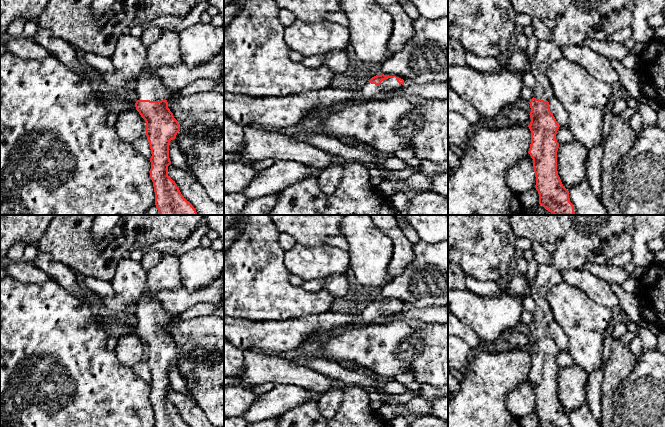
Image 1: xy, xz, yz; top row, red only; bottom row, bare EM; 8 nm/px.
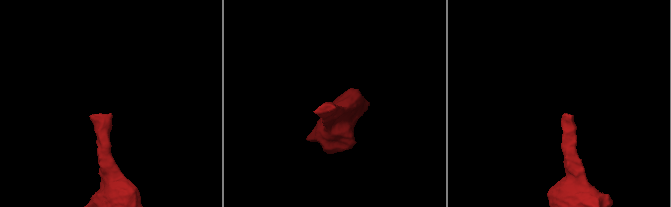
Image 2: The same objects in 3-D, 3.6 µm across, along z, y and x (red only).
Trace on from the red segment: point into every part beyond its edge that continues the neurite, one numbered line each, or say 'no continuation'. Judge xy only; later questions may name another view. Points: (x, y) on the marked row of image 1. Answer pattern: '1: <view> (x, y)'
1: xy (165, 51)

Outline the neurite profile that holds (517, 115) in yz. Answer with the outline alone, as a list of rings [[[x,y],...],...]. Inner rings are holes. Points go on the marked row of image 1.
[[[517,104],[507,105],[503,108],[502,114],[509,118],[514,124],[529,125],[530,115]]]

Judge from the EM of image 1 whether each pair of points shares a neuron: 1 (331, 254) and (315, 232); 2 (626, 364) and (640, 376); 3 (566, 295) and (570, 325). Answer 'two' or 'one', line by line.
1: two
2: two
3: one

